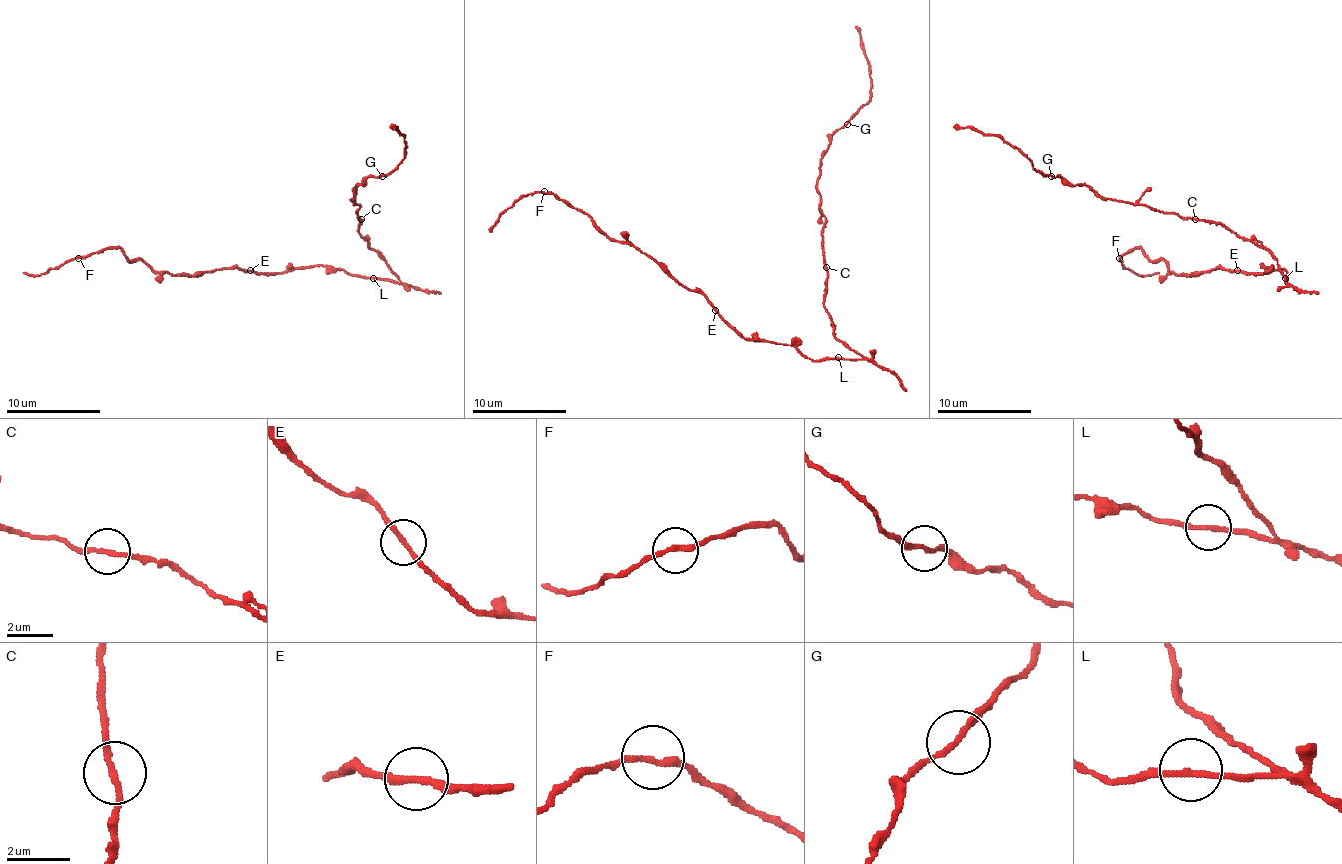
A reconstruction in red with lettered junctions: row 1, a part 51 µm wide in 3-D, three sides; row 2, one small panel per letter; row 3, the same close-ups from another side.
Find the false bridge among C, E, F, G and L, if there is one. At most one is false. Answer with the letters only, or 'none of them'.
none of them

